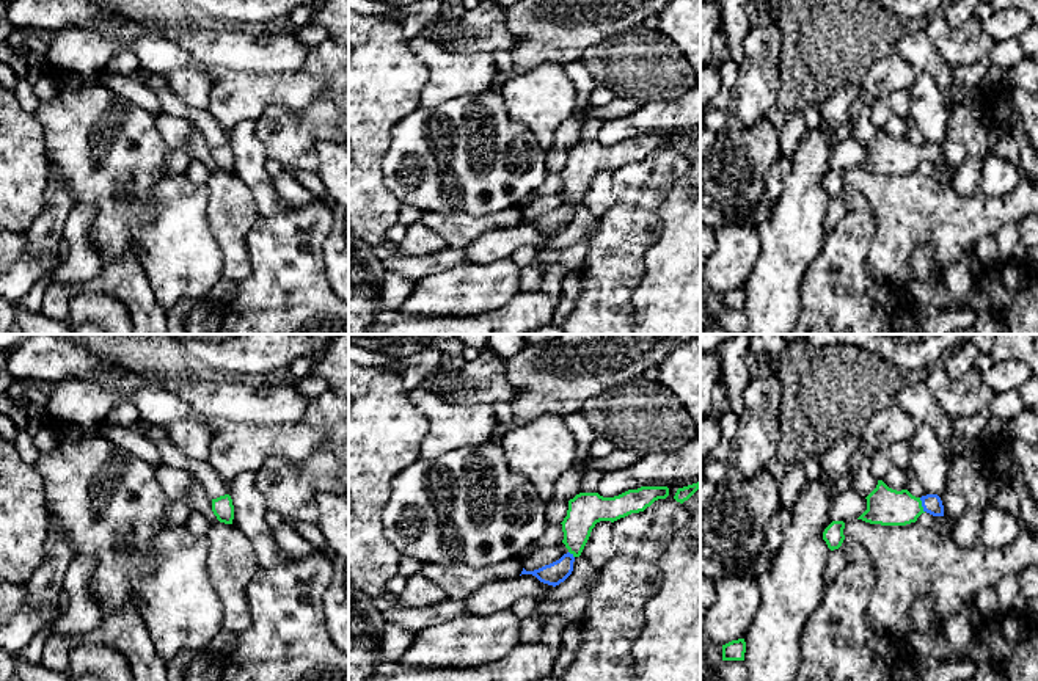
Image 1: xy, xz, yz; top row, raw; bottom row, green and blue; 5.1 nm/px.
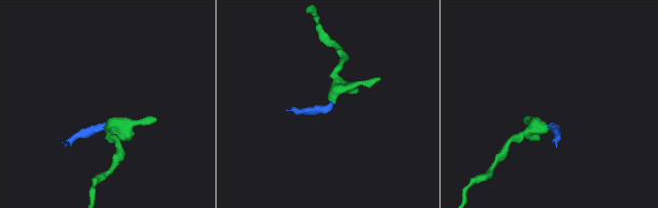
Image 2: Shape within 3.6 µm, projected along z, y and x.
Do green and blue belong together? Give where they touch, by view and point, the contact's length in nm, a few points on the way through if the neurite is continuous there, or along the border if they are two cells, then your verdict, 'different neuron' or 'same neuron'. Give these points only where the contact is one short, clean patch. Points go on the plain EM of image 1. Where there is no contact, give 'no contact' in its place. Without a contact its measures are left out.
yz (921, 154) | 80 nm | across yz (884, 154), (921, 154), (932, 152) | same neuron

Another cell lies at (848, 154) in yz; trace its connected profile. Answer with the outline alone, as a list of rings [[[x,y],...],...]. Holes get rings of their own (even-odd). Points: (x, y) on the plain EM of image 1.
[[[848,138],[835,146],[831,157],[831,168],[846,171],[850,168],[857,168],[865,158],[865,144],[856,141],[854,138]]]

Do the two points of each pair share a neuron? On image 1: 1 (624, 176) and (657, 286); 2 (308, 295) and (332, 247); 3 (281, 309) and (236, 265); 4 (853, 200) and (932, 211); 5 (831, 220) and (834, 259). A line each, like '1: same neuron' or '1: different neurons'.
1: different neurons
2: different neurons
3: different neurons
4: different neurons
5: different neurons

